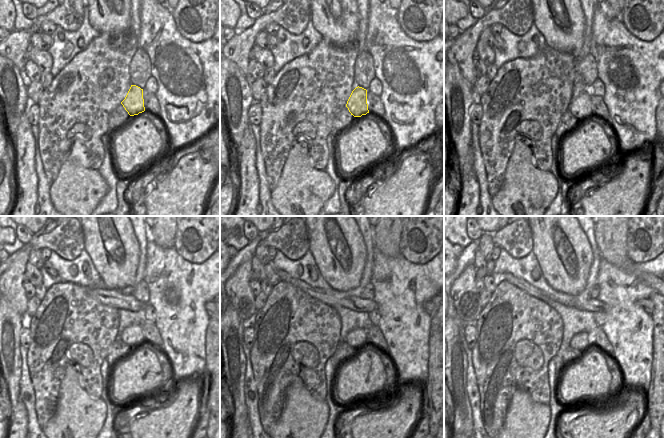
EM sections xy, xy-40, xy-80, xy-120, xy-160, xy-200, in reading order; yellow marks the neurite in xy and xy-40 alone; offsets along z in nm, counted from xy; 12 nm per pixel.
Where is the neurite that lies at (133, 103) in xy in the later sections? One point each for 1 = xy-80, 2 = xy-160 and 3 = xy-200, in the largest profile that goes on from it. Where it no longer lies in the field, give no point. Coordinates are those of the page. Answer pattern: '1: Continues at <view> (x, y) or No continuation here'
1: Continues at xy-80 (580, 107)
2: Continues at xy-160 (356, 338)
3: Continues at xy-200 (580, 341).

